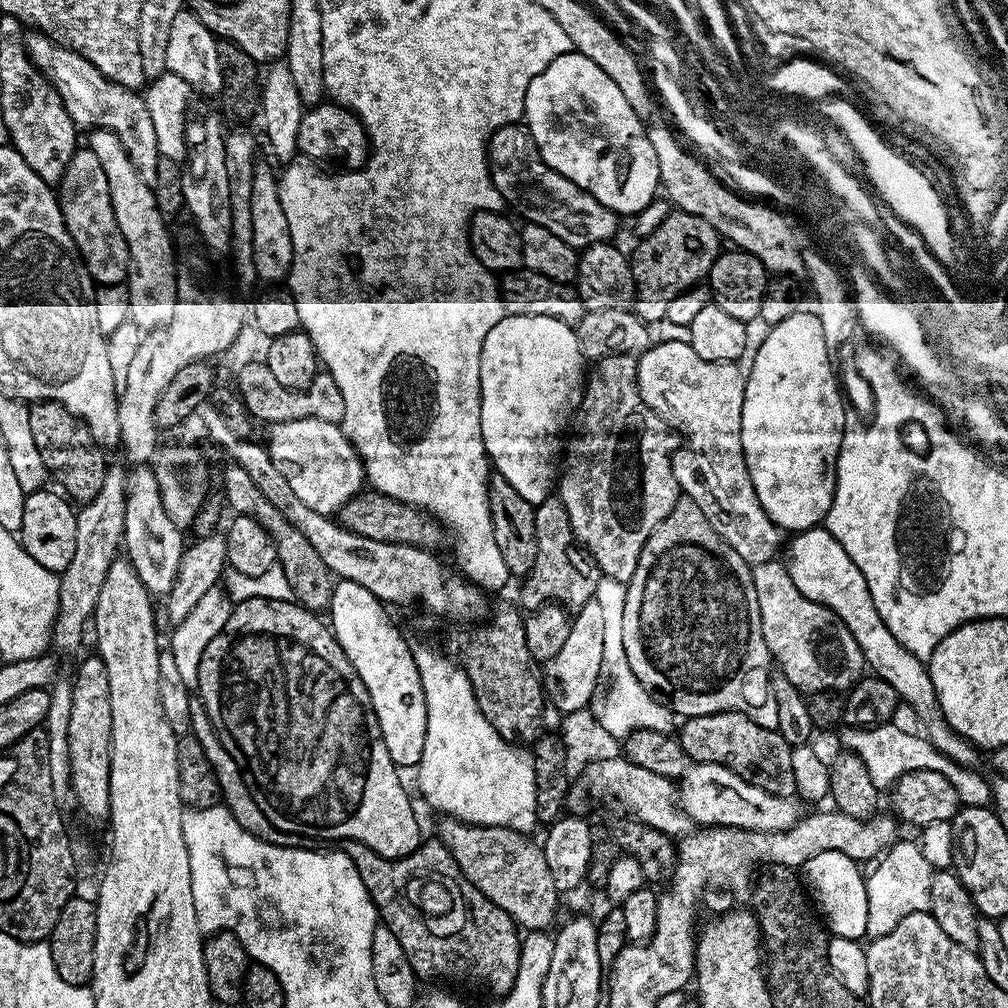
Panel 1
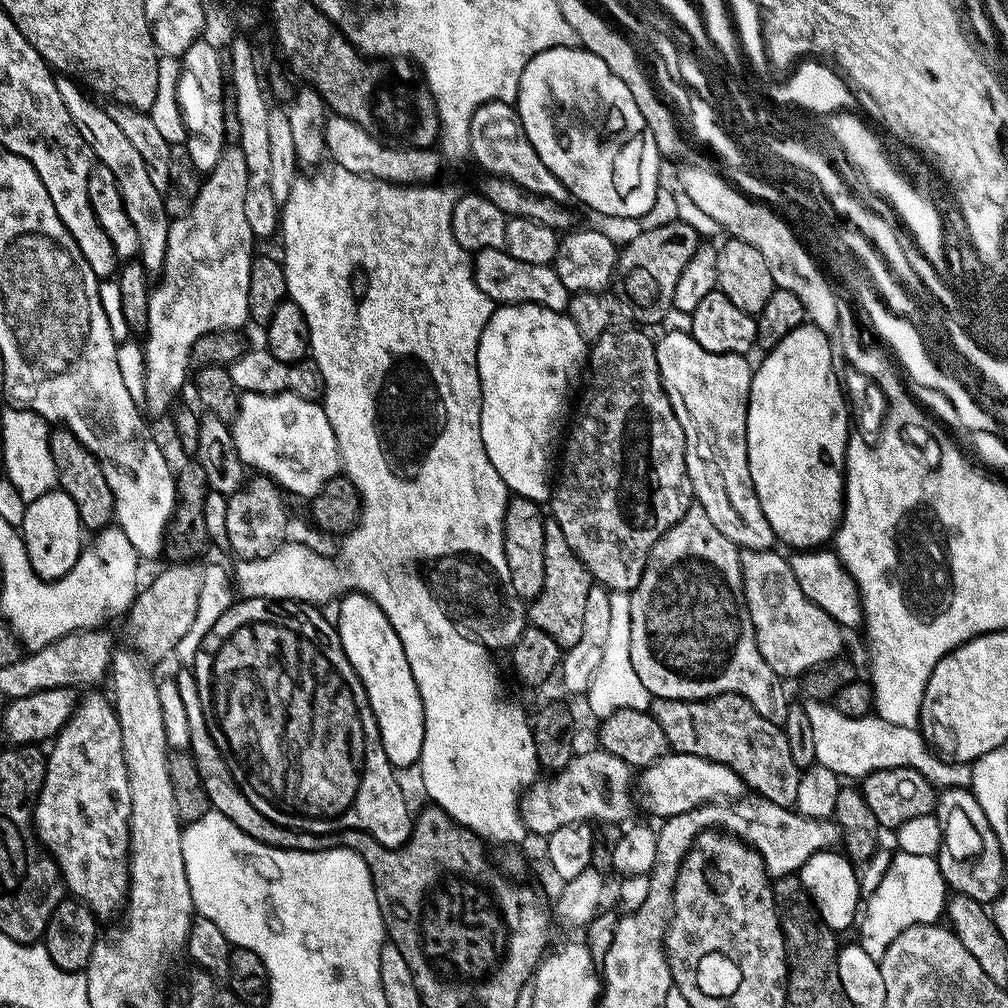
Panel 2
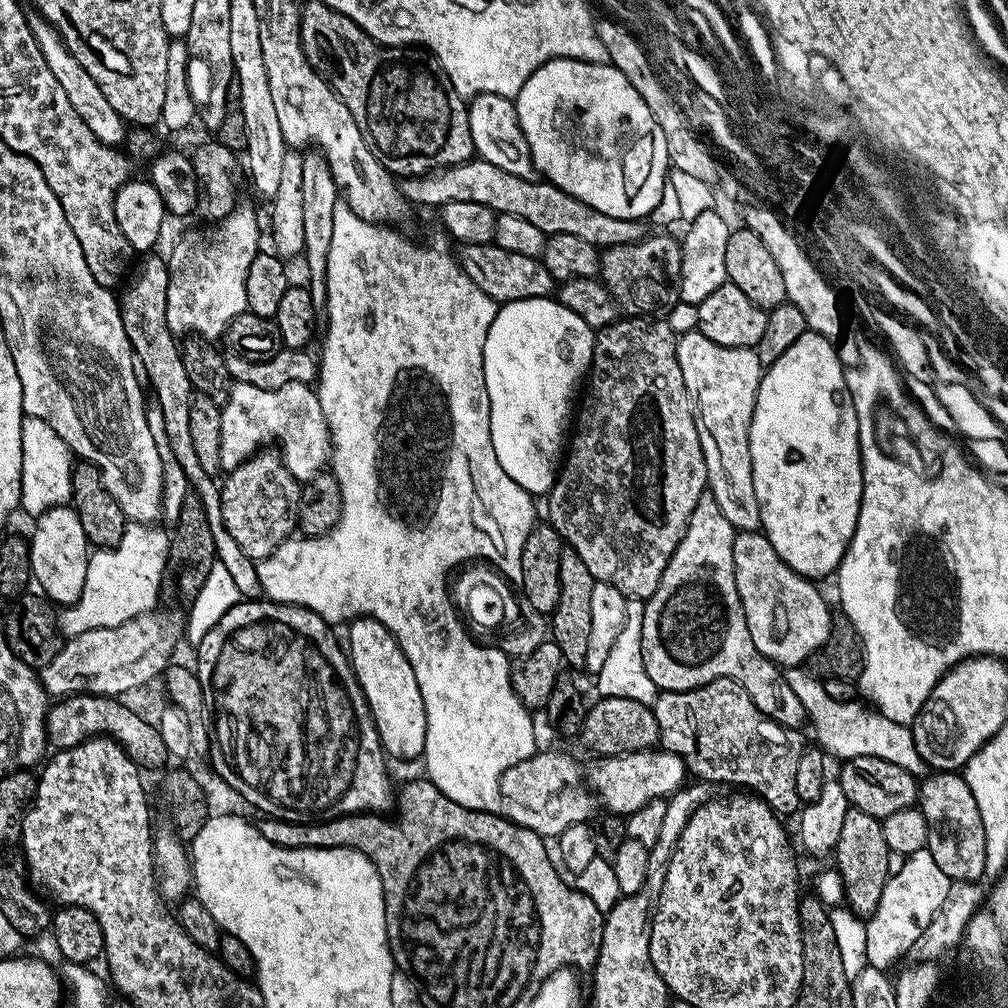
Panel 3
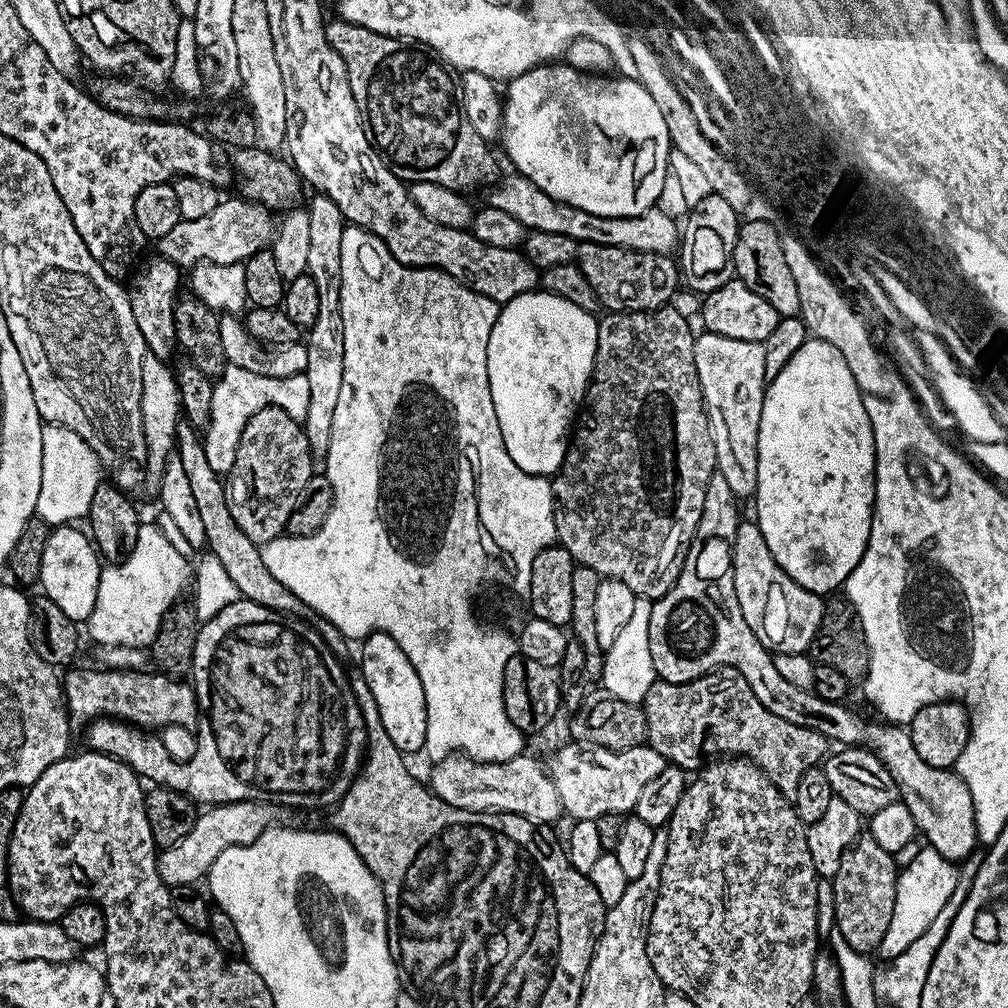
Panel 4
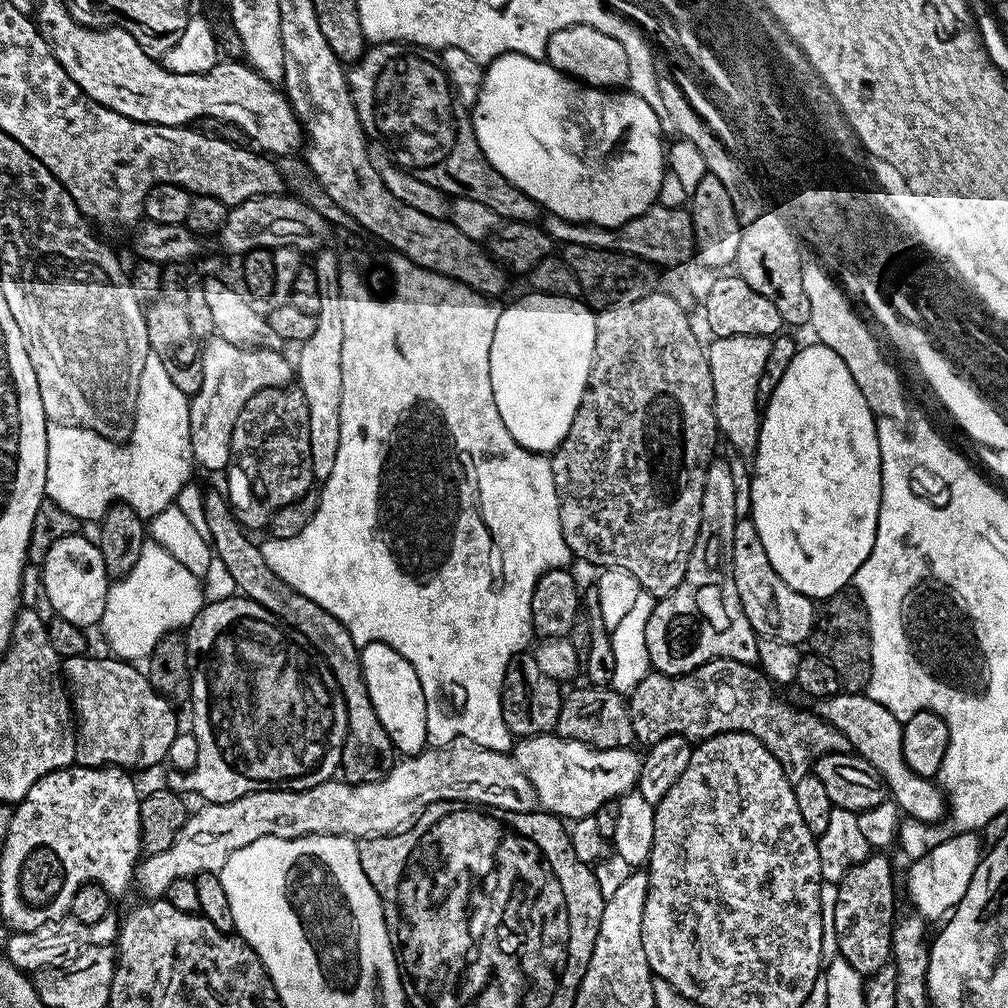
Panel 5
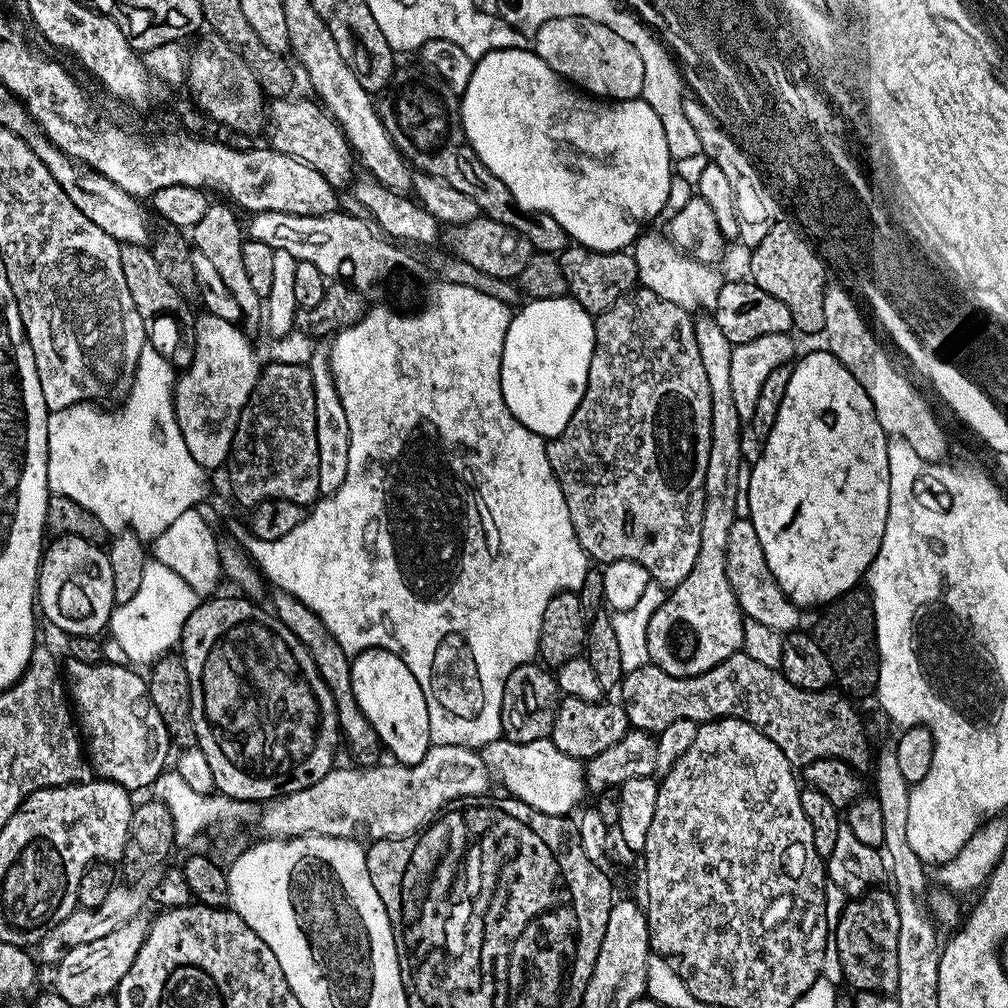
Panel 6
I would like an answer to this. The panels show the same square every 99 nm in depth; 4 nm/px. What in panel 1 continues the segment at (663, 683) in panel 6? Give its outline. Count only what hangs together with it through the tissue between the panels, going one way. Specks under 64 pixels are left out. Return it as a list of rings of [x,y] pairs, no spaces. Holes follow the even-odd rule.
[[[715,712],[687,717],[679,725],[678,739],[682,750],[697,764],[724,764],[746,782],[770,794],[796,796],[794,766],[790,766],[793,745],[787,744],[775,728],[758,726],[758,722],[741,712]]]

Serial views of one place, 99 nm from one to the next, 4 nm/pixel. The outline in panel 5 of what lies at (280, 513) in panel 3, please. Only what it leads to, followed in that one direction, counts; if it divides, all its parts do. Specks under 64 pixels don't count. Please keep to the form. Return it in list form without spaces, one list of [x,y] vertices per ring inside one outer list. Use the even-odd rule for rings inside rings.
[[[285,386],[283,388],[267,388],[258,390],[246,406],[238,414],[238,422],[234,422],[234,434],[230,438],[230,450],[232,457],[228,459],[226,477],[228,476],[228,488],[226,495],[232,511],[237,520],[245,529],[263,529],[272,521],[272,516],[282,506],[294,502],[297,496],[304,496],[313,491],[314,479],[311,470],[311,446],[310,446],[310,412],[307,410],[306,398],[297,386]]]

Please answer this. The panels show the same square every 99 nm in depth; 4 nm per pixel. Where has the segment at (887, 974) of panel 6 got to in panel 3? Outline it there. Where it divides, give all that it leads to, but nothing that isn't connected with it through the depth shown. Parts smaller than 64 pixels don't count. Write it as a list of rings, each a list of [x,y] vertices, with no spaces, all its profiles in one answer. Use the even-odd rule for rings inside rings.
[[[849,807],[846,819],[842,822],[842,830],[838,833],[835,856],[834,868],[842,878],[847,907],[861,918],[871,916],[882,898],[882,890],[890,875],[890,853],[886,846],[886,837],[882,835],[882,821],[862,810]]]

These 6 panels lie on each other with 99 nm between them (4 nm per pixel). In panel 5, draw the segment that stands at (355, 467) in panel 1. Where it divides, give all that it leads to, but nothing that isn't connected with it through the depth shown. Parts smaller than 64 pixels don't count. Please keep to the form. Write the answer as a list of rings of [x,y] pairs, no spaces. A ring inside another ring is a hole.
[[[213,335],[202,344],[202,386],[198,386],[198,394],[190,397],[190,442],[192,443],[192,458],[208,472],[223,473],[232,457],[230,438],[234,434],[234,422],[238,422],[238,414],[258,390],[267,388],[283,388],[291,385],[294,380],[293,361],[284,357],[283,351],[271,352],[269,348],[243,348],[234,342],[226,342],[226,338]]]

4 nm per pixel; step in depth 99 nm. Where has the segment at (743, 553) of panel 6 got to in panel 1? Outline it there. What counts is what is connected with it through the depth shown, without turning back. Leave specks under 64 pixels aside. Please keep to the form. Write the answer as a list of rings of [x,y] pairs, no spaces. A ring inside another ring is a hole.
[[[779,559],[753,564],[751,570],[754,578],[754,594],[758,594],[758,614],[762,618],[762,638],[766,638],[768,652],[779,673],[790,678],[793,686],[804,694],[813,692],[847,693],[848,689],[865,675],[866,665],[862,650],[855,642],[854,634],[850,634],[850,630],[843,624],[842,618],[825,605],[804,597],[802,591],[794,586],[791,574]]]

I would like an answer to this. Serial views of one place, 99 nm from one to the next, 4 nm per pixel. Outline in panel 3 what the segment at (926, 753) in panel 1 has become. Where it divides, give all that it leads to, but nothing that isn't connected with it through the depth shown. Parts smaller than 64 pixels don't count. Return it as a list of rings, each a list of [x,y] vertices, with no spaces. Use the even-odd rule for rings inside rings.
[[[788,666],[783,669],[782,675],[790,690],[794,690],[798,702],[802,702],[807,723],[812,723],[812,728],[820,739],[817,740],[819,747],[829,757],[837,756],[837,761],[843,762],[863,756],[876,756],[879,760],[894,762],[894,766],[902,766],[911,776],[917,778],[923,777],[929,771],[928,763],[922,758],[922,754],[918,754],[918,746],[914,746],[909,725],[890,722],[890,718],[856,700],[834,702],[834,698],[826,694],[824,680],[817,678],[811,671],[808,673],[803,672],[804,670],[800,666]]]

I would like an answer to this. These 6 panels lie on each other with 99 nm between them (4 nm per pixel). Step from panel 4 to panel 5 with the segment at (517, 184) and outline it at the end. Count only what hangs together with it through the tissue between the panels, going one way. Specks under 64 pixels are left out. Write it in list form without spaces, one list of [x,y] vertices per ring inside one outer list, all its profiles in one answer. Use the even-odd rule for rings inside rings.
[[[659,202],[638,214],[632,220],[619,224],[617,228],[600,228],[597,224],[580,224],[576,220],[567,220],[561,216],[545,215],[542,227],[553,241],[561,245],[577,244],[601,248],[607,252],[621,252],[646,260],[653,266],[673,266],[685,264],[693,259],[694,230],[692,229],[692,213],[687,207],[667,208]]]

